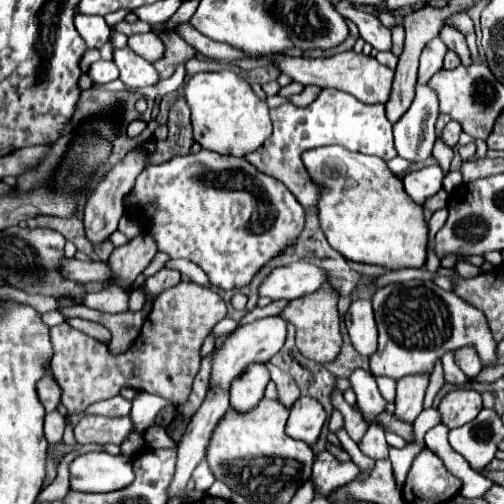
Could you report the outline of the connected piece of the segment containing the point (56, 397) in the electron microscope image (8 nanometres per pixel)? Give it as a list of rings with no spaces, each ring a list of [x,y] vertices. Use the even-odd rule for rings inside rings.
[[[47,375],[43,377],[39,383],[37,383],[37,393],[39,393],[39,399],[45,407],[47,413],[55,411],[57,405],[61,403],[61,389],[59,389],[59,383],[55,381],[55,377]]]

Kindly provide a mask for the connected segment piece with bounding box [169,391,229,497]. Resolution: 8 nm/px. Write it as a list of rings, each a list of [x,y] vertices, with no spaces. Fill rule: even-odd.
[[[211,391],[207,393],[203,405],[195,413],[185,437],[179,443],[179,453],[177,453],[177,473],[169,489],[171,495],[181,495],[193,469],[197,467],[199,461],[205,459],[205,451],[211,439],[211,433],[215,425],[221,421],[221,417],[229,409],[229,395],[223,391]]]

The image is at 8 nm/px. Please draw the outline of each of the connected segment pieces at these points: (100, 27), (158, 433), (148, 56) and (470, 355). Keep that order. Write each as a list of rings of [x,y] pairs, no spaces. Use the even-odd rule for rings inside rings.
[[[75,15],[75,27],[89,49],[101,49],[111,35],[111,27],[99,15]]]
[[[151,425],[149,429],[147,429],[147,433],[145,433],[145,441],[147,441],[147,445],[149,447],[153,447],[153,449],[161,449],[161,447],[175,447],[175,443],[173,443],[173,439],[165,433],[165,429],[161,427],[161,425]]]
[[[147,31],[147,33],[137,33],[129,37],[129,47],[141,55],[145,61],[155,63],[159,59],[163,59],[165,55],[165,45],[161,41],[161,37],[155,31]]]
[[[463,347],[455,351],[455,363],[461,367],[461,371],[471,379],[477,375],[477,353],[473,347]]]

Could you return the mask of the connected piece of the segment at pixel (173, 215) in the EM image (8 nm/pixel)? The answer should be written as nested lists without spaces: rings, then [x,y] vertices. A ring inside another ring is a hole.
[[[205,149],[197,155],[171,157],[171,161],[161,165],[149,165],[137,177],[123,203],[131,217],[143,215],[141,211],[147,211],[147,207],[153,205],[155,213],[151,217],[143,217],[143,229],[155,239],[159,251],[173,259],[183,257],[197,263],[207,273],[211,285],[225,291],[247,285],[271,257],[295,241],[305,223],[305,209],[281,181],[257,171],[245,159],[227,157]]]

